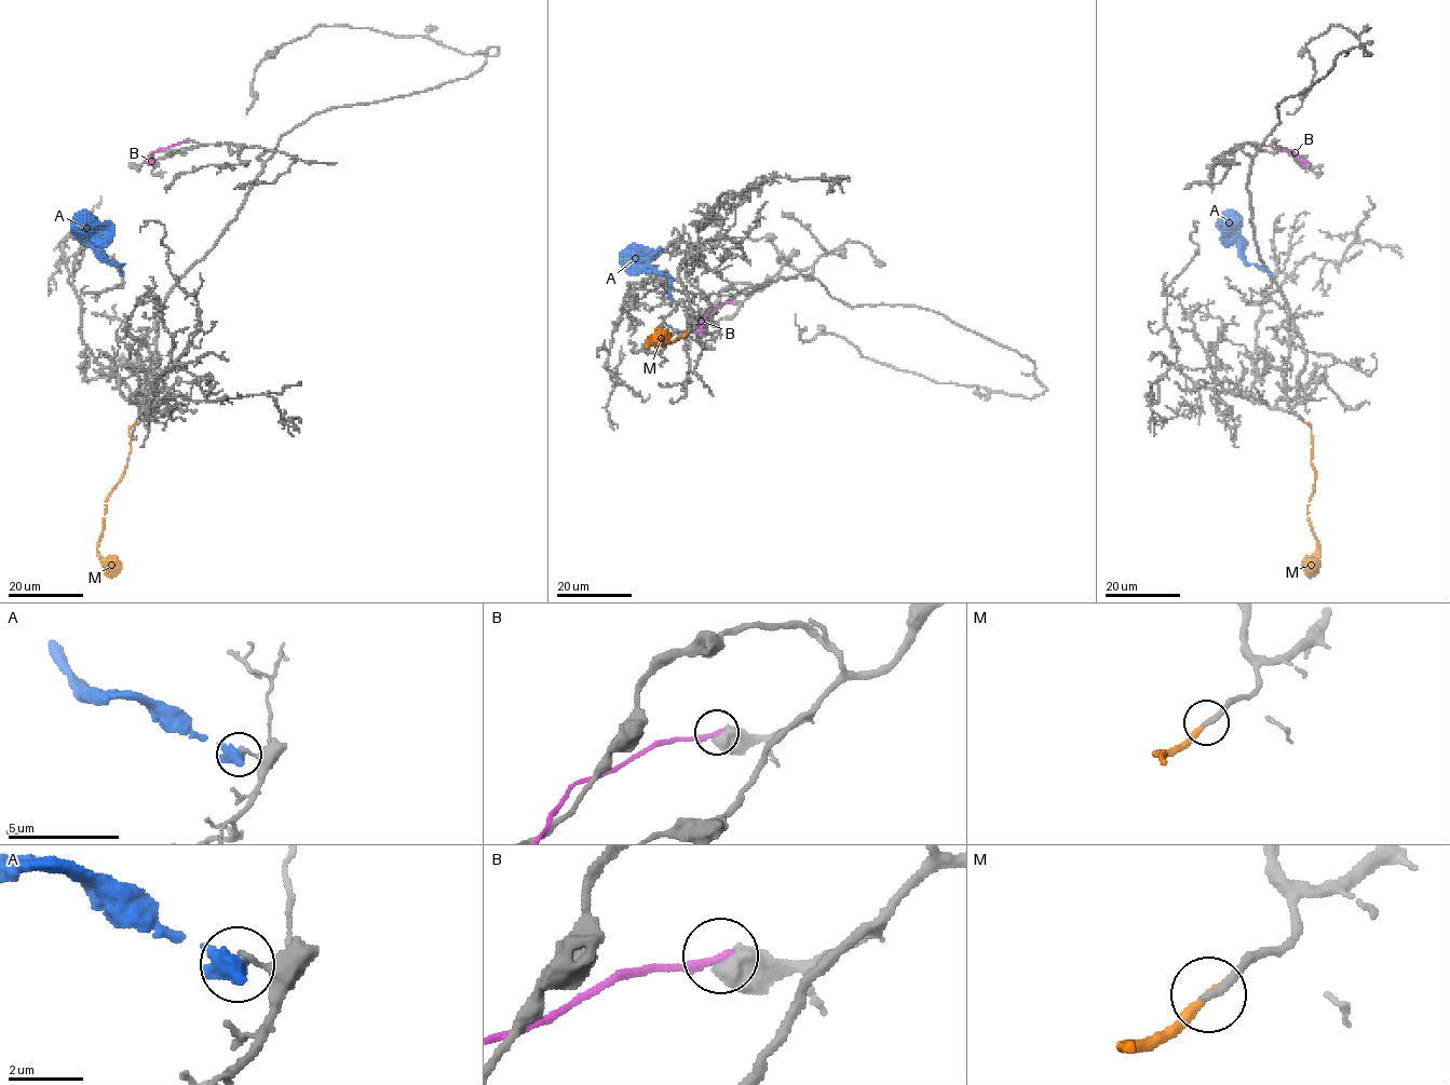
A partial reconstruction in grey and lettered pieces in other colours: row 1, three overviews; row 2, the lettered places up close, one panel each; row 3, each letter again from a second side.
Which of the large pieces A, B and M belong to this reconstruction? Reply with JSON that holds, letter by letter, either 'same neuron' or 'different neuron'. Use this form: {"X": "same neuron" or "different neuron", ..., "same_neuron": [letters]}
{"A": "different neuron", "B": "different neuron", "M": "same neuron", "same_neuron": ["M"]}

